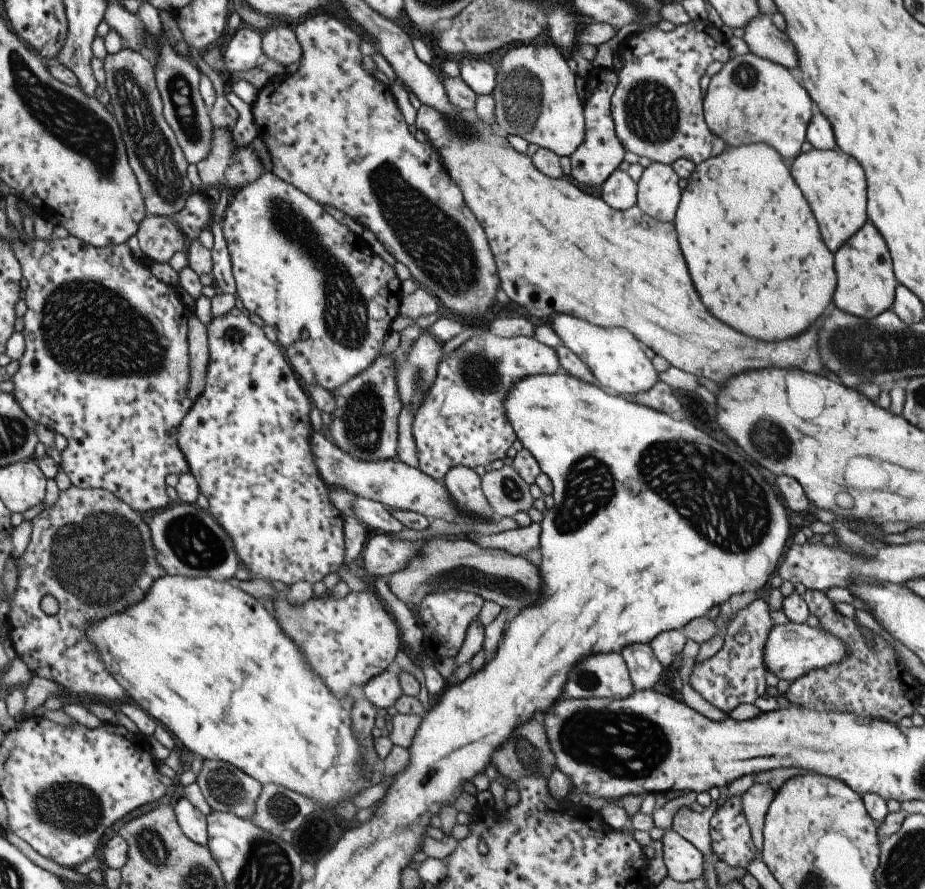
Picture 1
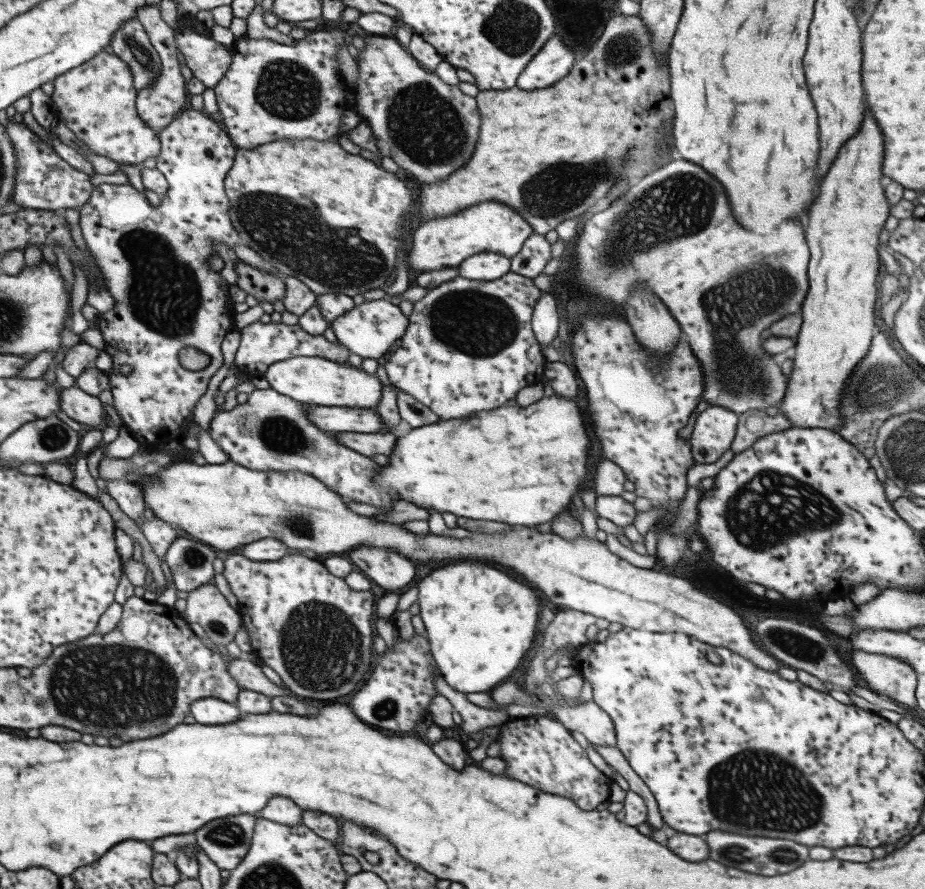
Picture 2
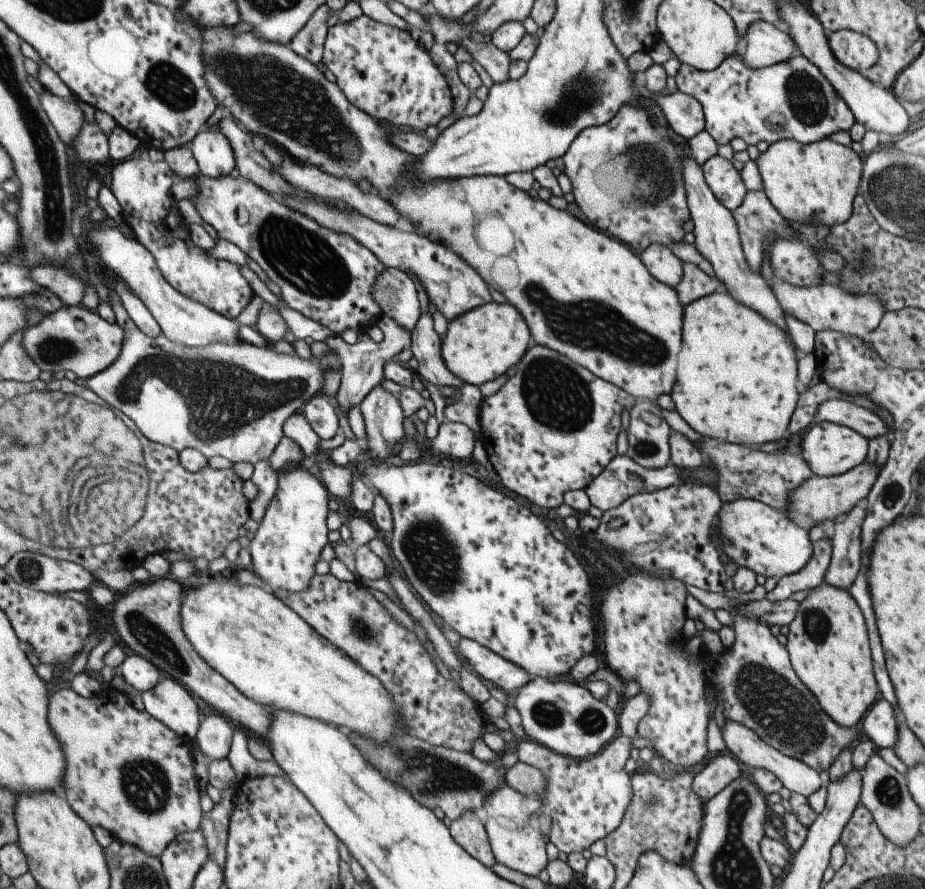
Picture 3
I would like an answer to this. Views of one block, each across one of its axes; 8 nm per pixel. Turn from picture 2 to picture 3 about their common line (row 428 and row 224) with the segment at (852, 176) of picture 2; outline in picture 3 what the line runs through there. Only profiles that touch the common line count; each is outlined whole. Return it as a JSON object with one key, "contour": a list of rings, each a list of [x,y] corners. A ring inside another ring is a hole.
{"contour":[[[828,137],[802,145],[793,139],[781,139],[771,143],[754,160],[762,191],[771,206],[787,221],[819,221],[828,227],[841,224],[850,217],[852,200],[857,193],[862,173],[862,157],[851,147],[831,141]]]}

